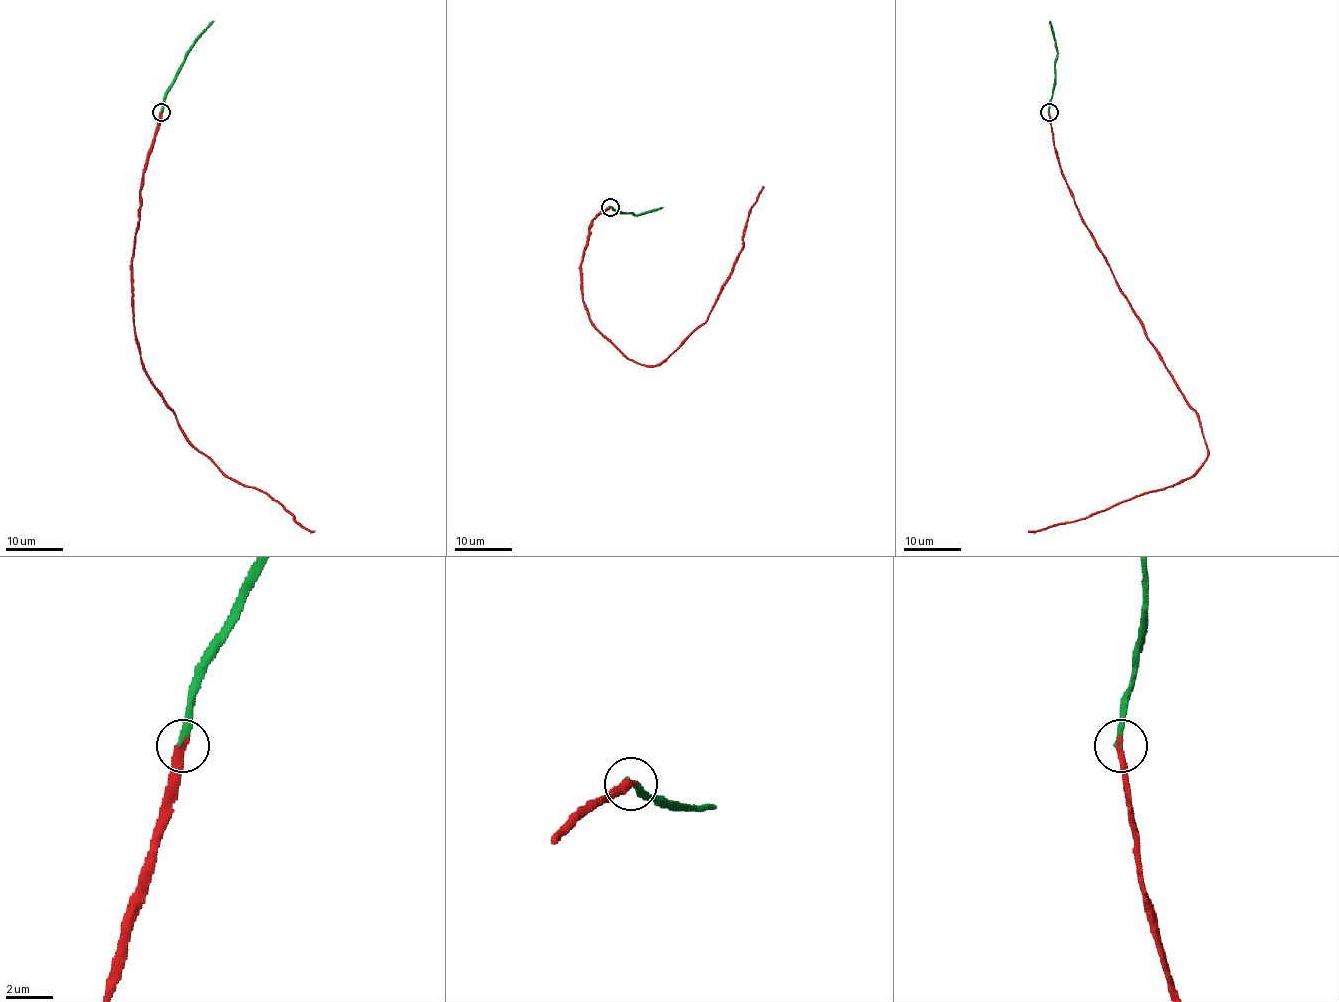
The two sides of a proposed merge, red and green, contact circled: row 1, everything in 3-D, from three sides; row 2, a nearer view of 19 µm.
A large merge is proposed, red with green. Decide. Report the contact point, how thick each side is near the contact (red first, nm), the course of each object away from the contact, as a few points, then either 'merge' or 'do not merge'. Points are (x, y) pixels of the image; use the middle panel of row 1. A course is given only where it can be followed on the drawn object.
(610, 207) | 340/240 nm | red via (611, 207), (589, 227), (580, 264), (583, 306), (622, 354), (644, 365), (661, 364), (706, 320), (764, 186) | green via (611, 207), (615, 211), (635, 215), (663, 207) | merge

